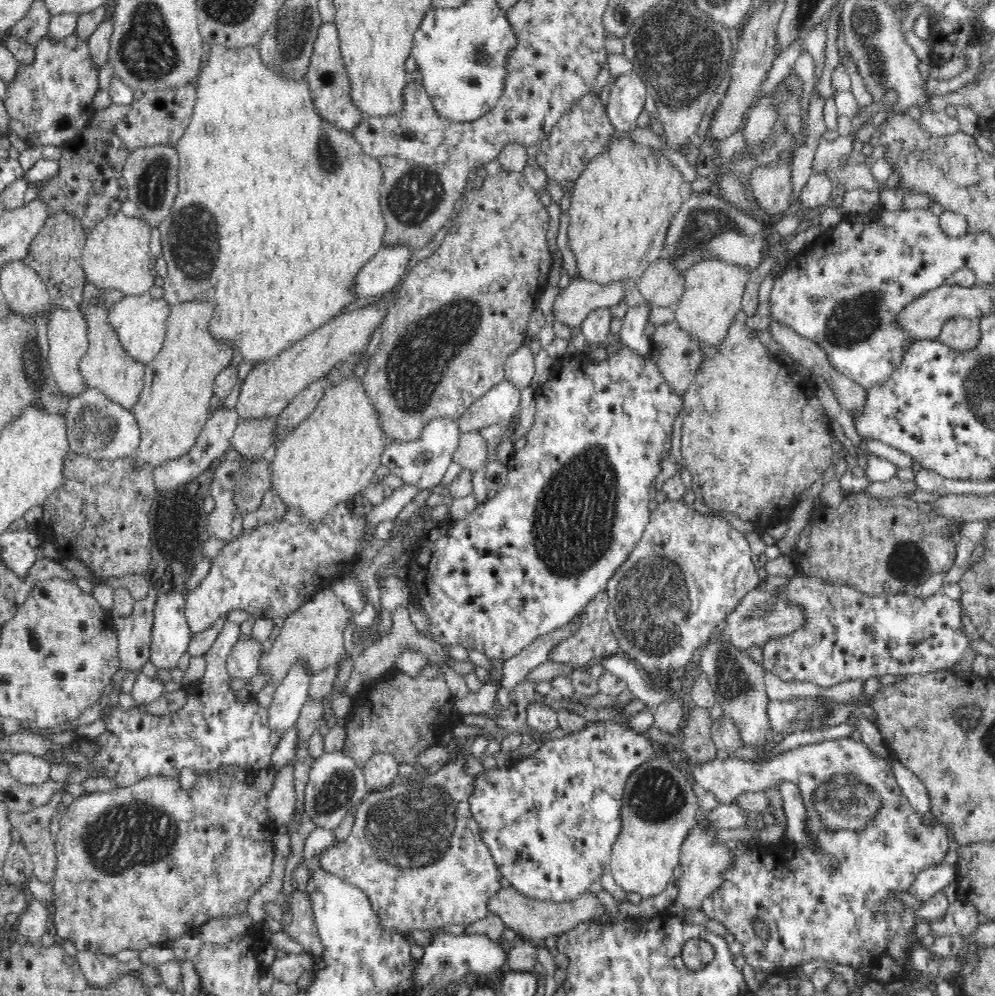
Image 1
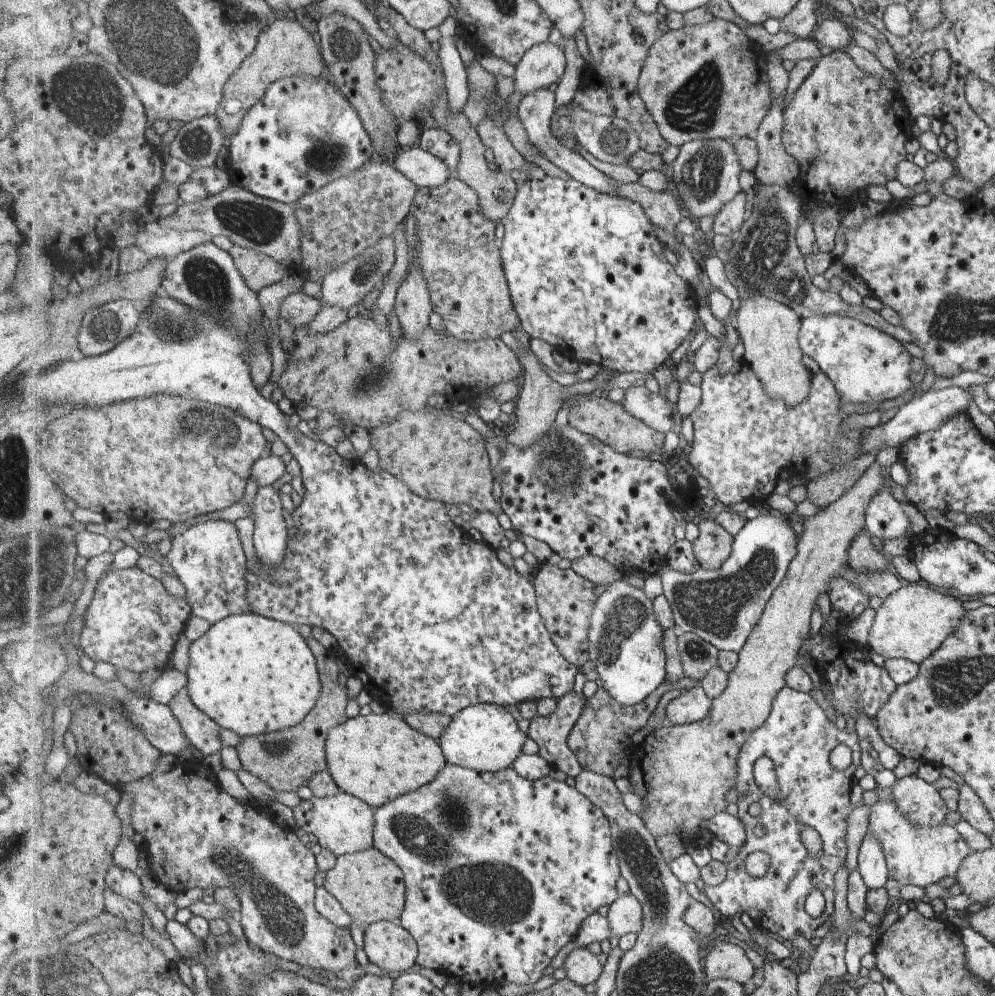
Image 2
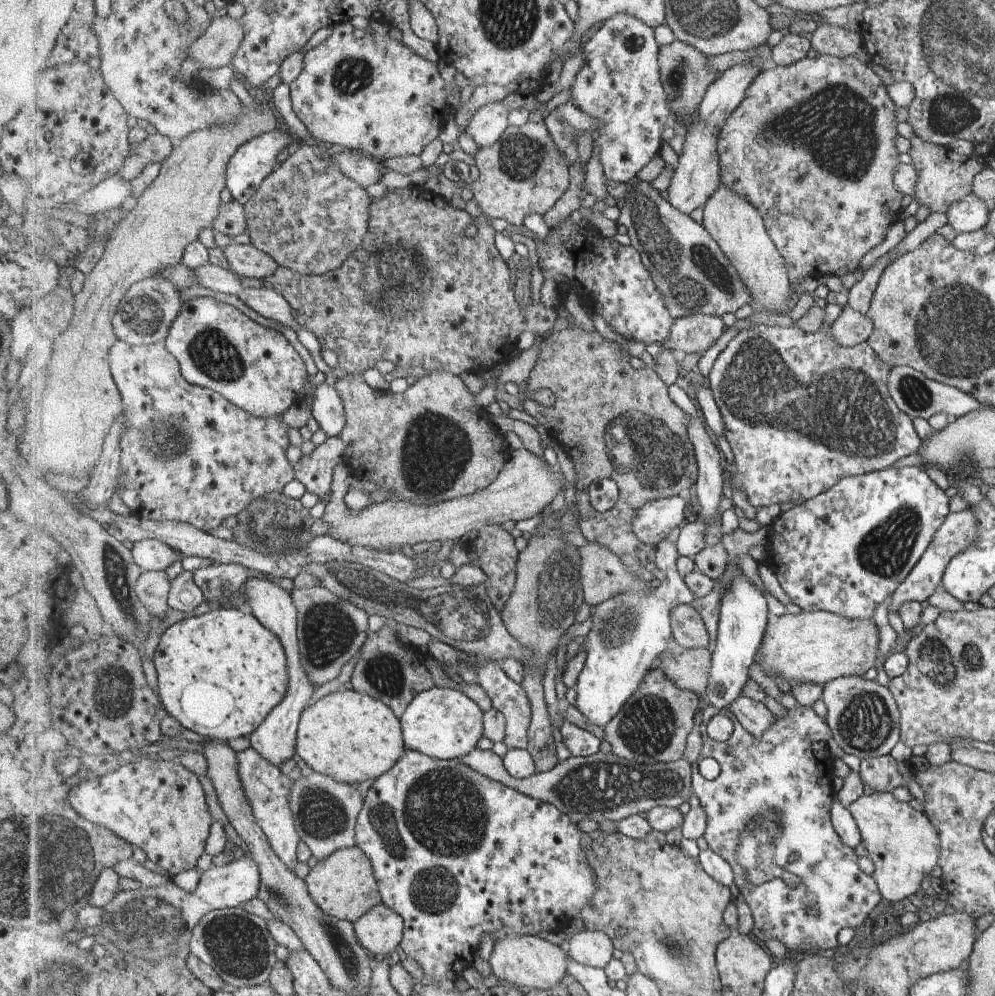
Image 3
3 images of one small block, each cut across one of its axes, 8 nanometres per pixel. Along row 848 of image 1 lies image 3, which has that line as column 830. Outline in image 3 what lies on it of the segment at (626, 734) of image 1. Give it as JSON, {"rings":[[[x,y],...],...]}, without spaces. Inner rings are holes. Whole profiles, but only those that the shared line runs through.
{"rings":[[[908,466],[901,468],[881,469],[861,476],[842,478],[831,490],[821,493],[819,496],[794,506],[792,509],[779,514],[771,522],[772,532],[770,540],[773,552],[773,560],[776,564],[776,575],[783,587],[784,592],[790,597],[791,603],[799,606],[803,611],[831,611],[852,619],[869,619],[873,616],[873,608],[881,604],[887,594],[891,594],[899,584],[903,583],[909,571],[927,545],[931,542],[935,531],[941,526],[943,519],[947,516],[947,498],[945,492],[939,490],[934,482],[931,482],[925,472],[921,472],[919,467]]]}

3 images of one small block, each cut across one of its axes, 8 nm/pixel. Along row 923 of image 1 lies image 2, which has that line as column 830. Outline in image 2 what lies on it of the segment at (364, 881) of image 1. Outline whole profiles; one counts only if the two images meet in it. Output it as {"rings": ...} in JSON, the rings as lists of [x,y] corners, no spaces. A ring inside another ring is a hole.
{"rings":[[[713,287],[710,292],[709,306],[711,312],[723,322],[728,329],[728,334],[721,338],[720,357],[717,364],[703,374],[700,384],[702,389],[701,402],[690,414],[693,423],[694,438],[692,450],[688,455],[690,465],[697,470],[710,484],[710,494],[715,498],[719,507],[728,509],[743,500],[751,503],[763,502],[773,492],[780,491],[779,476],[783,470],[793,466],[809,466],[809,472],[819,472],[813,478],[821,478],[841,466],[847,466],[849,462],[857,460],[863,452],[863,440],[860,430],[841,432],[841,424],[847,418],[845,412],[841,412],[841,395],[837,392],[836,384],[823,371],[818,371],[812,377],[813,392],[809,400],[797,404],[795,408],[787,408],[785,400],[773,398],[765,392],[765,385],[760,376],[744,361],[733,358],[734,335],[731,331],[733,326],[727,324],[729,314],[733,310],[733,302],[729,296],[725,296],[719,288]]]}

